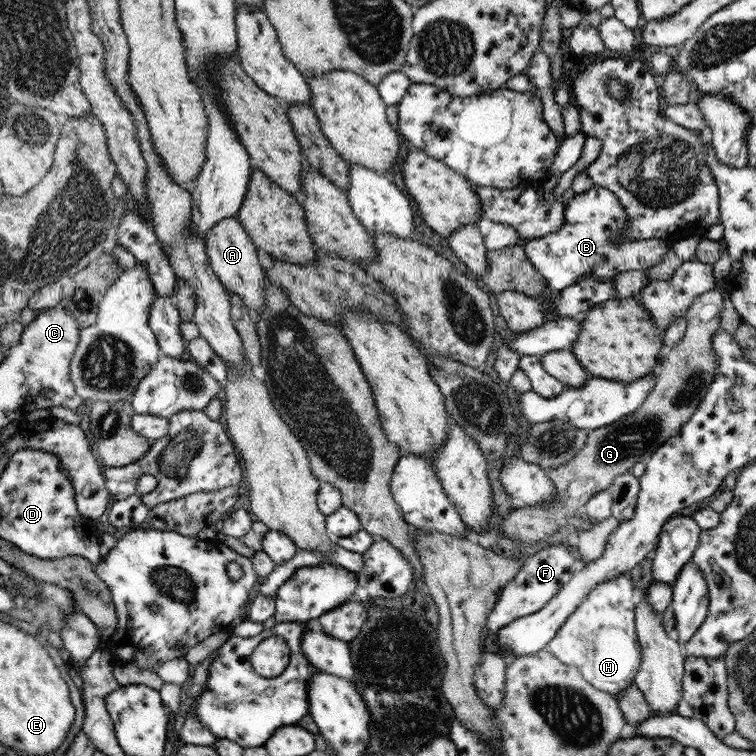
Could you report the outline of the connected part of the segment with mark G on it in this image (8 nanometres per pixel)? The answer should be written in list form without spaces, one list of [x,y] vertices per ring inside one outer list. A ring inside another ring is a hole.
[[[723,285],[722,287],[714,288],[698,295],[692,301],[688,311],[686,311],[685,317],[688,326],[686,331],[684,331],[684,335],[682,335],[682,339],[675,346],[665,350],[654,387],[635,413],[620,418],[618,422],[612,422],[610,426],[590,431],[584,447],[576,453],[572,460],[547,472],[548,477],[550,477],[550,480],[555,485],[557,498],[552,500],[552,502],[548,502],[546,506],[540,504],[540,506],[510,507],[508,514],[501,516],[501,518],[506,518],[504,524],[502,524],[502,530],[506,530],[513,540],[518,544],[519,541],[526,542],[526,544],[544,543],[549,536],[552,536],[552,534],[560,529],[560,526],[568,524],[569,518],[580,513],[584,504],[594,494],[609,489],[613,478],[627,471],[631,472],[636,462],[645,463],[664,442],[668,442],[668,438],[672,438],[676,432],[680,431],[684,424],[688,423],[688,420],[698,409],[698,404],[707,396],[710,386],[714,383],[716,374],[719,374],[717,357],[713,351],[712,336],[721,328],[721,312],[722,308],[724,308],[723,288]]]

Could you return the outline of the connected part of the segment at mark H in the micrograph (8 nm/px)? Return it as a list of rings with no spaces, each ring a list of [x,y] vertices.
[[[629,571],[592,588],[546,646],[564,664],[579,668],[586,682],[611,695],[630,688],[642,662],[635,630],[633,584]]]

